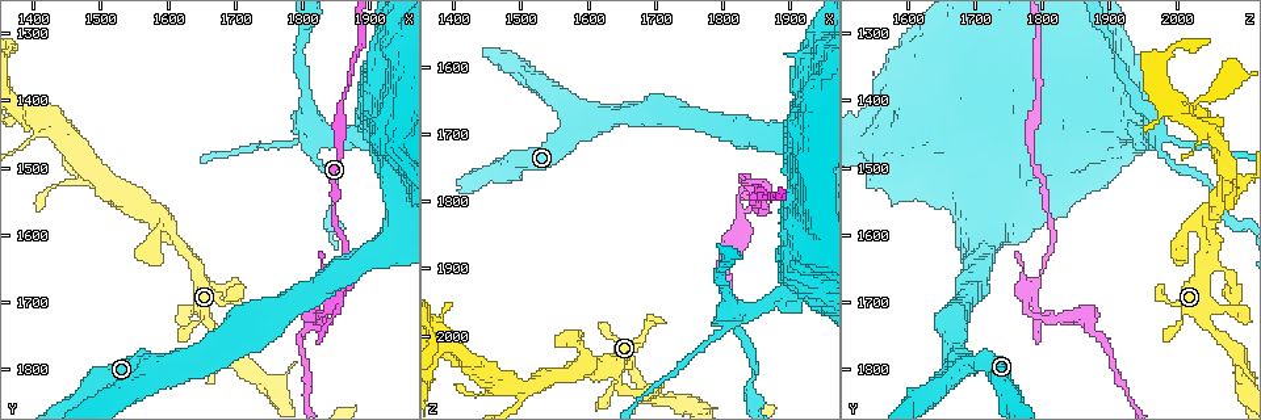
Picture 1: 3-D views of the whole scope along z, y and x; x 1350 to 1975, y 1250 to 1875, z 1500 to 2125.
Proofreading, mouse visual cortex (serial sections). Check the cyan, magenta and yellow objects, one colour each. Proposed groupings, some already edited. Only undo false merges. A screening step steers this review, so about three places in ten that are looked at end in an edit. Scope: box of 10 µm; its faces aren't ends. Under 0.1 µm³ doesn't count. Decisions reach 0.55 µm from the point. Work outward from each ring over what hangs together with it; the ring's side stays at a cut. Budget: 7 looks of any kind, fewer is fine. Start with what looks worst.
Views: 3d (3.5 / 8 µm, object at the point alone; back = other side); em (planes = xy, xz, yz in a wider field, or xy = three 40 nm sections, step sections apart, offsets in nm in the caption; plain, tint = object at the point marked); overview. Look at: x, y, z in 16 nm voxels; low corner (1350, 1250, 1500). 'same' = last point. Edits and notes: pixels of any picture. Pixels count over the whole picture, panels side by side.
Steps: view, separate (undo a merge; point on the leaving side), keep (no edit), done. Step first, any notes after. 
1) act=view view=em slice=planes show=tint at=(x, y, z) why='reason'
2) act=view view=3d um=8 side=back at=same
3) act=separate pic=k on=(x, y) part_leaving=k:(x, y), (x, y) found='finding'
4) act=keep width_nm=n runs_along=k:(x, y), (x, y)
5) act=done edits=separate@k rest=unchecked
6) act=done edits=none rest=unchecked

act=view view=3d um=8 at=(1825, 1455, 1970) why='four or more arms meet'

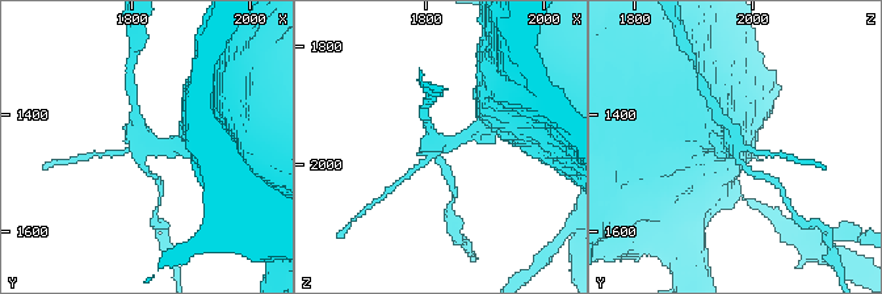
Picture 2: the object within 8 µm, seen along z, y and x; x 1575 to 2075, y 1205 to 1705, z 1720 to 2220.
act=view view=em slice=xy step=3 show=tint at=same why='shape alone is not enough'

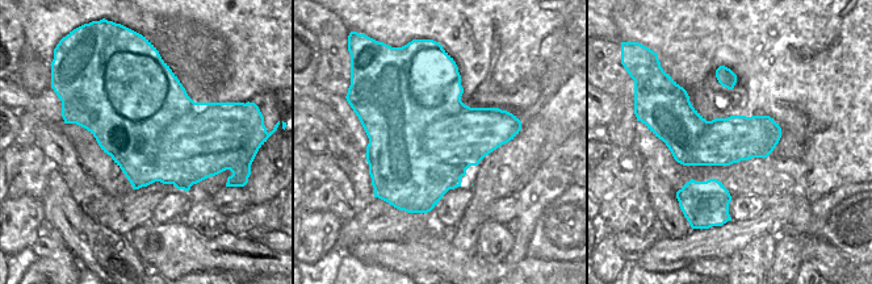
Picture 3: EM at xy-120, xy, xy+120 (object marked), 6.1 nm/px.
act=separate pic=2 on=(435, 152) width_nm=650 part_leaving=2:(462, 138), (436, 147), (441, 162) found='a second cell is stuck on'

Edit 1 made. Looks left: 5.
act=view view=overview why='redraw'

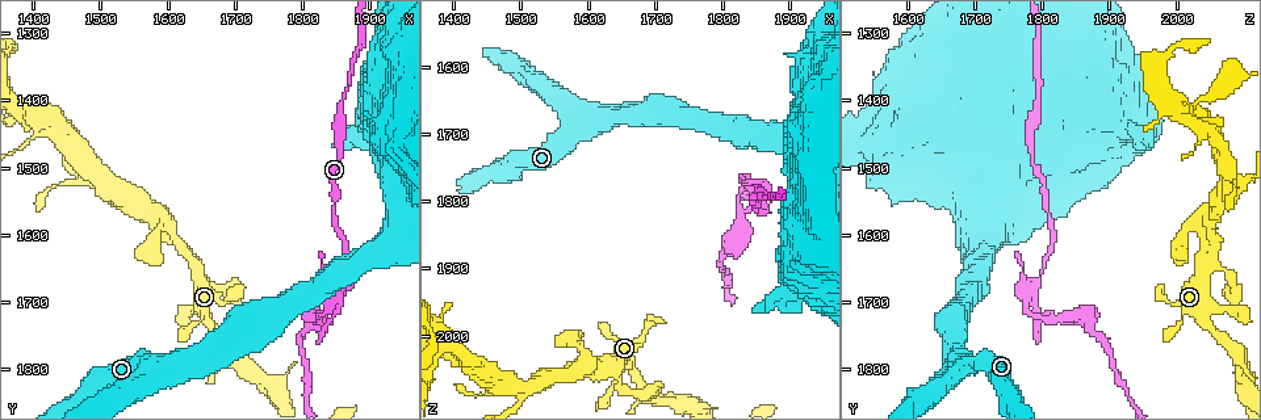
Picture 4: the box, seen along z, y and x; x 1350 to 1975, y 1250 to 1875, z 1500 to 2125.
act=view view=3d um=3.5 at=(1835, 1705, 1775) why='sharp bend'

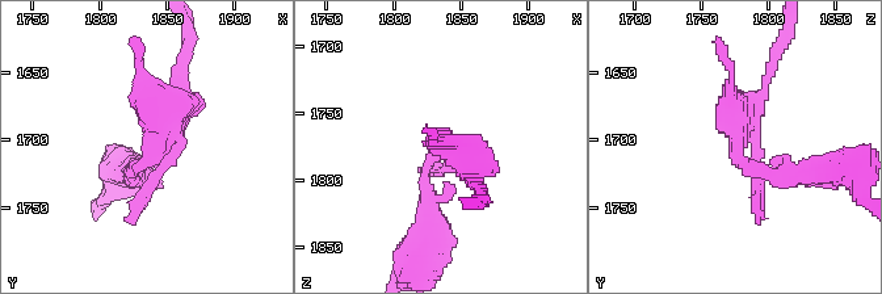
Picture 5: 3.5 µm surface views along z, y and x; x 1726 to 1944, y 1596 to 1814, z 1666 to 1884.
act=view view=em slice=xy step=3 show=tint at=(1838, 1710, 1778) arm_widths_nm=200,250 why='shape alone is not enough'

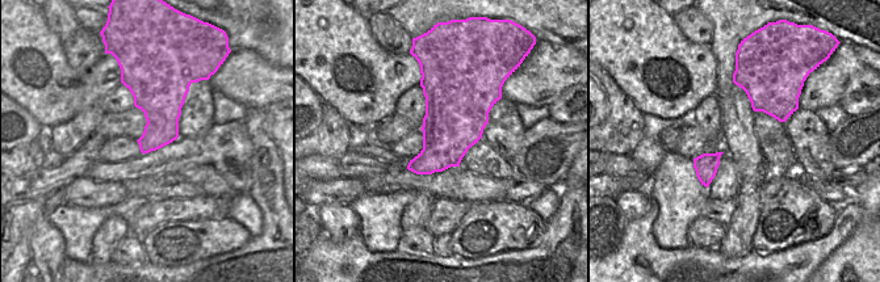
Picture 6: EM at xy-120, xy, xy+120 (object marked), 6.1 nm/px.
act=separate pic=5 on=(141, 169) part_leaving=5:(179, 93), (134, 173) found='a second cell is stuck on'

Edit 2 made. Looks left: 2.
act=done edits=separate@2,separate@5 rest=unchecked

